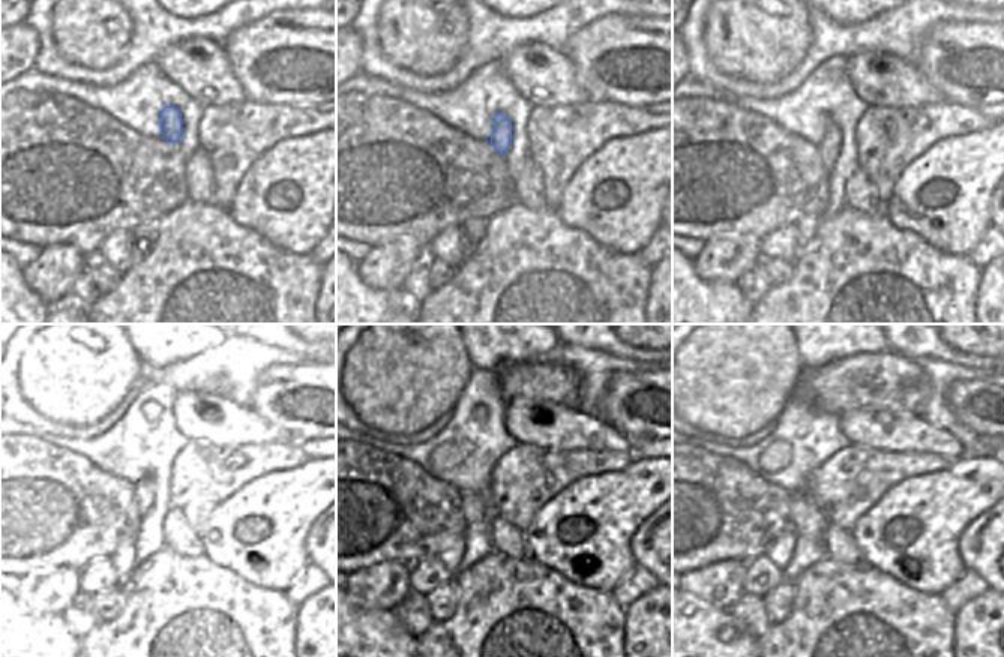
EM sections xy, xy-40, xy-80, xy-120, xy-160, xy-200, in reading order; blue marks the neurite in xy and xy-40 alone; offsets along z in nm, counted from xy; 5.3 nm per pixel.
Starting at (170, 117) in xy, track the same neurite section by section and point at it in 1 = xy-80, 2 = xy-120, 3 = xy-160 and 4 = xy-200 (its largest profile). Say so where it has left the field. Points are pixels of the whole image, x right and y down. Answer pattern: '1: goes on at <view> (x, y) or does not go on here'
1: goes on at xy-80 (829, 147)
2: goes on at xy-120 (144, 491)
3: goes on at xy-160 (471, 503)
4: goes on at xy-200 (809, 522)

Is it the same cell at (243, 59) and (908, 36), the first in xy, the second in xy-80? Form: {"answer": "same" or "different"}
{"answer": "different"}

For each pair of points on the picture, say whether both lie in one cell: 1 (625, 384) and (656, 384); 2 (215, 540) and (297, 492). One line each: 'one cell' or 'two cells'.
1: one cell
2: one cell

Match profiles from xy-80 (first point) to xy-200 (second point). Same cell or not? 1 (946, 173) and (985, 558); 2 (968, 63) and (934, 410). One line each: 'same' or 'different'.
1: different
2: different

